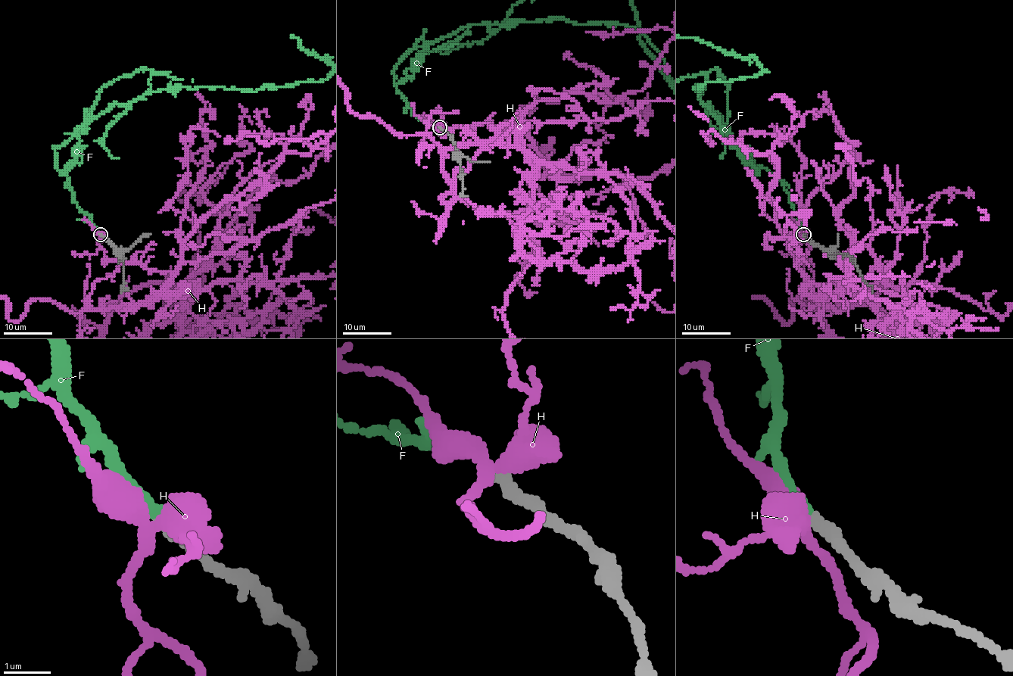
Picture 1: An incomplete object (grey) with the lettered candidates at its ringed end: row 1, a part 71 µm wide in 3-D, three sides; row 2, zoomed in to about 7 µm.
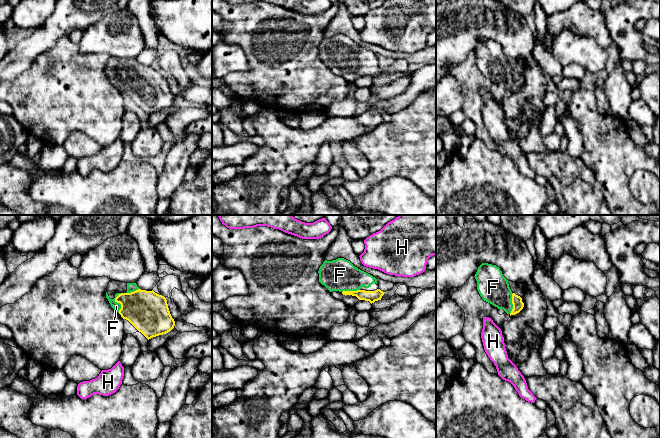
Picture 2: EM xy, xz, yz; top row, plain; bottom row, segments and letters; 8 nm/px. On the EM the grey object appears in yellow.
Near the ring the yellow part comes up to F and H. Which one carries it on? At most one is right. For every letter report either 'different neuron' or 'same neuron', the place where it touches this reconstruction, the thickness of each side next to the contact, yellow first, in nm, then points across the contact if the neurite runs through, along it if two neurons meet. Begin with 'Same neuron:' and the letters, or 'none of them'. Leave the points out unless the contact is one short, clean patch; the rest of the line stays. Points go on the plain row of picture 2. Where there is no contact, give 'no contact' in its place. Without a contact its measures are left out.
Same neuron: F
F: same neuron; contact xy (118, 78); calibres 320 and 70 nm; way xy (147, 87), (136, 81), (118, 78), (116, 82)
H: different neuron; no contact

